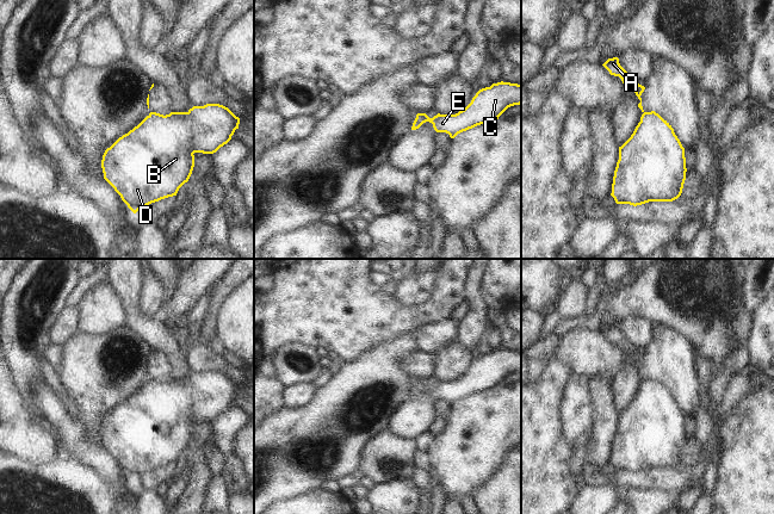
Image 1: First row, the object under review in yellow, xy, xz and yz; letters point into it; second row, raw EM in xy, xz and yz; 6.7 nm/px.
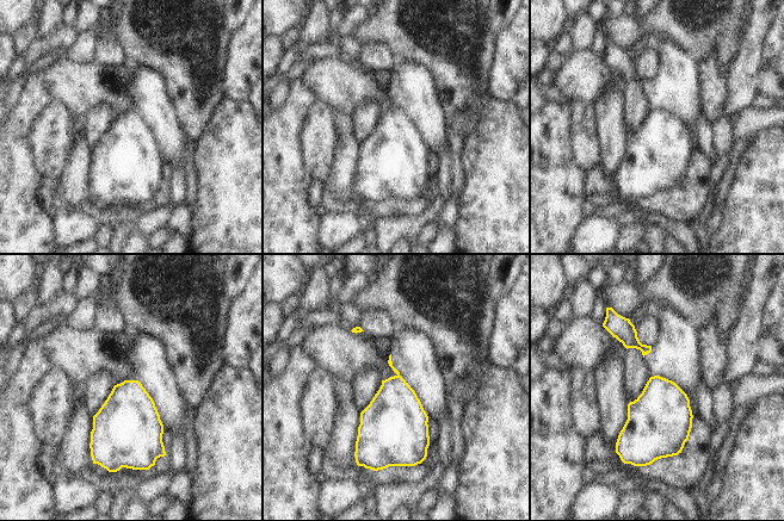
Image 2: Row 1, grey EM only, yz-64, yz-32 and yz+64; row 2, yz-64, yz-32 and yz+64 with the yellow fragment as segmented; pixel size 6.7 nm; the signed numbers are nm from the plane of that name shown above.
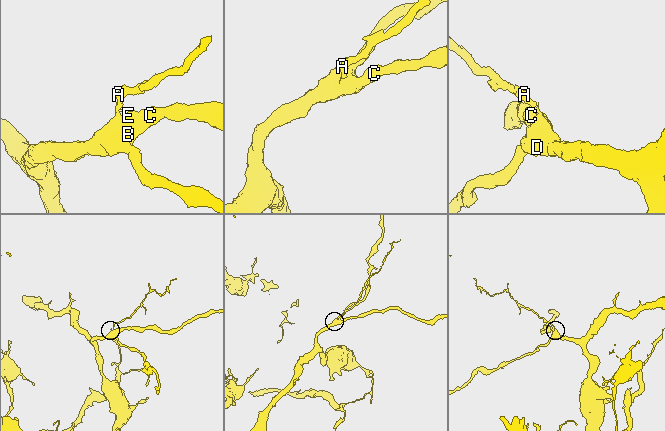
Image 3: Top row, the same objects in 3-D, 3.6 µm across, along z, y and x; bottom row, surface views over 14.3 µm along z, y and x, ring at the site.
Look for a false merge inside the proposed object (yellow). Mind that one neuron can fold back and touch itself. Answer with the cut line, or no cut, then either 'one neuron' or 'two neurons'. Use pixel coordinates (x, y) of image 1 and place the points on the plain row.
cut in yz along (650, 379), (655, 381); two neurons

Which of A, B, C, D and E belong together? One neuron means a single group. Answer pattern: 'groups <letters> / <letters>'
groups A / B C D E

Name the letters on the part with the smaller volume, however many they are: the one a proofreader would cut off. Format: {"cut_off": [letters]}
{"cut_off": ["A"]}

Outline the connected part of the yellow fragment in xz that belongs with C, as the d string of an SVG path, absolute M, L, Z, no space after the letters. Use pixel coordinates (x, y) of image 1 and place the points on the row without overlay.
M501 348L479 357L471 370L456 382L438 380L429 385L426 380L417 380L411 397L429 389L436 400L446 400L454 405L463 398L499 386L508 374L520 371L521 352Z

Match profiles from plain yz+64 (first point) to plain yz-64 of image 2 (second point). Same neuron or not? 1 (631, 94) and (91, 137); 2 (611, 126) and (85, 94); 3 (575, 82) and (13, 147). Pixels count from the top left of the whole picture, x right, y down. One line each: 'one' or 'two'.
1: one
2: two
3: two

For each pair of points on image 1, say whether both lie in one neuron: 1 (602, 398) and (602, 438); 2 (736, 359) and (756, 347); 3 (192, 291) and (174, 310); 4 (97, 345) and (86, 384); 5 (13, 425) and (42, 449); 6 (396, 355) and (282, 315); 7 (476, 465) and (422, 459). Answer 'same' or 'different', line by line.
1: same
2: different
3: same
4: same
5: same
6: different
7: different

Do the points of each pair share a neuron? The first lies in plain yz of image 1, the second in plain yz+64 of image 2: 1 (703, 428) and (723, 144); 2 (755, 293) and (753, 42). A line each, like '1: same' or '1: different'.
1: different
2: same

